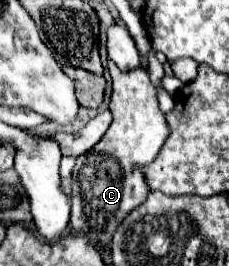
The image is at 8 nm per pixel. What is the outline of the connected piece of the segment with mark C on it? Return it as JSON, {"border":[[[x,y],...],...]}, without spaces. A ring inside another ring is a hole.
{"border":[[[109,64],[109,72],[113,78],[109,104],[113,122],[105,136],[89,152],[77,158],[71,192],[71,230],[73,234],[85,236],[97,248],[109,248],[115,228],[129,212],[147,200],[151,188],[141,168],[155,160],[169,132],[147,70],[135,68],[131,72],[121,72],[115,64]],[[113,160],[119,166],[113,166]]]}

